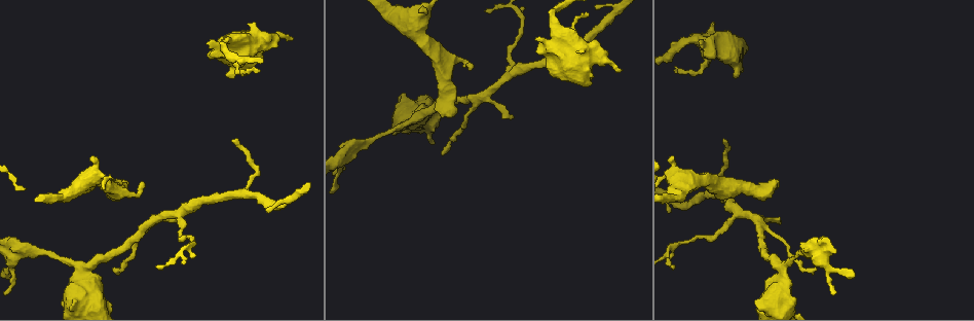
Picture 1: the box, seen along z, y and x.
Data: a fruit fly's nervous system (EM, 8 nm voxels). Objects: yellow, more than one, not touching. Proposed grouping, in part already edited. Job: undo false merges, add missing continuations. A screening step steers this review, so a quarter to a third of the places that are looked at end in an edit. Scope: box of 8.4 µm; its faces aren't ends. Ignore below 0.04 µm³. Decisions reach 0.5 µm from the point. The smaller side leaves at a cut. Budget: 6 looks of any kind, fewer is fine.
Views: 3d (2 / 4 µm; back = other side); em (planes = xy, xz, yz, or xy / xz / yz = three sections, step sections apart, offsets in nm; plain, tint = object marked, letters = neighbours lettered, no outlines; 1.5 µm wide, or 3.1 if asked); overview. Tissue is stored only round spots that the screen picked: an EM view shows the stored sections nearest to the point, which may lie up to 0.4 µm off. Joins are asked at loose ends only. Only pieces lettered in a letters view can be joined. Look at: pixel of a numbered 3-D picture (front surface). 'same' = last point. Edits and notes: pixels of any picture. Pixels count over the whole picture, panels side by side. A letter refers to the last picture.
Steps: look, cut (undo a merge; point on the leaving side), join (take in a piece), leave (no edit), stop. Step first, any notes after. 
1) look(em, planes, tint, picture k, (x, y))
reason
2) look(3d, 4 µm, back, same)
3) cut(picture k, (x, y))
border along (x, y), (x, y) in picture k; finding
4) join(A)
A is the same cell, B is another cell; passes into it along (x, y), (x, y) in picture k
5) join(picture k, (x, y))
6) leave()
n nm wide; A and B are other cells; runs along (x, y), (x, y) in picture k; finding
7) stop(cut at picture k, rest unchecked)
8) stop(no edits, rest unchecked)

look(3d, 4 µm, picture 1, (621, 71))
thick end

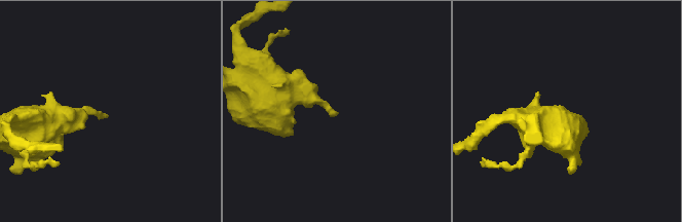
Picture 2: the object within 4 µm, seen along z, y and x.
look(em, planes, letters, picture 2, (337, 113))

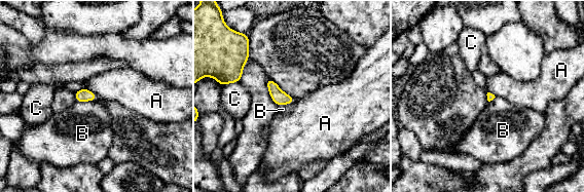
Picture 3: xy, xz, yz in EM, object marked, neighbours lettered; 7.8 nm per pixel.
leave()
A, B and C are other cells; border along (98, 99), (76, 101) in picture 3; none of them fits

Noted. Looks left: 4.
look(em, xz, step 4, letters, picture 1, (237, 139))
an open end

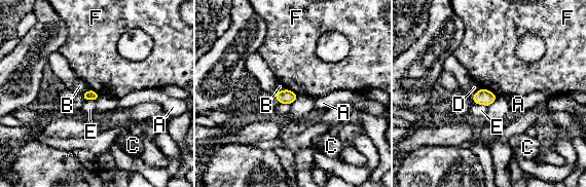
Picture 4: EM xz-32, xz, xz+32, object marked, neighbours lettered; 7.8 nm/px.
leave()
80 nm wide; A, B, C, D, E and F are other cells; border along (473, 103), (487, 106) in picture 4; no lettered piece goes on from it

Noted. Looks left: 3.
look(em, planes, letters, picture 1, (451, 115))
an open end

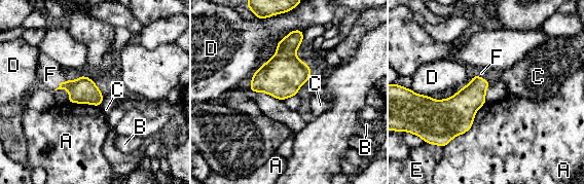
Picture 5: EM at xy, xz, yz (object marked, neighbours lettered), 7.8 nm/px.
join(F)
F is the same cell, A, B, C, D and E are other cells; passes into it along (465, 103), (482, 78), (481, 73) in picture 5; the neuron continues

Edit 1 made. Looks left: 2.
stop(join at picture 5, rest unchecked)

